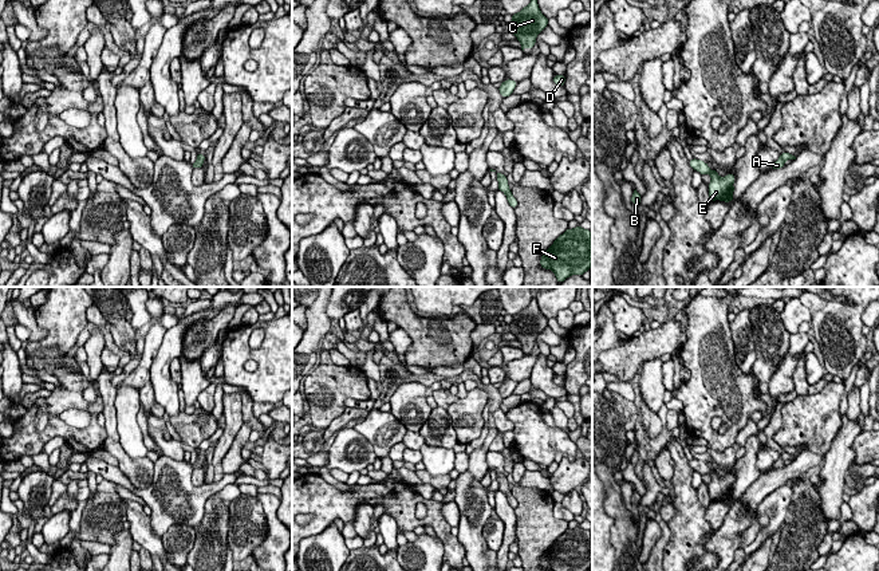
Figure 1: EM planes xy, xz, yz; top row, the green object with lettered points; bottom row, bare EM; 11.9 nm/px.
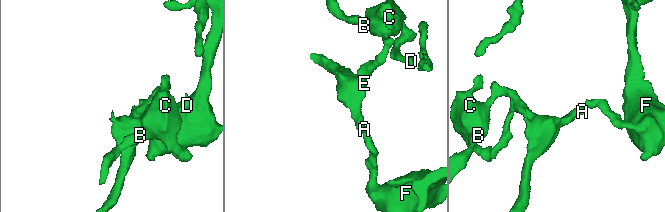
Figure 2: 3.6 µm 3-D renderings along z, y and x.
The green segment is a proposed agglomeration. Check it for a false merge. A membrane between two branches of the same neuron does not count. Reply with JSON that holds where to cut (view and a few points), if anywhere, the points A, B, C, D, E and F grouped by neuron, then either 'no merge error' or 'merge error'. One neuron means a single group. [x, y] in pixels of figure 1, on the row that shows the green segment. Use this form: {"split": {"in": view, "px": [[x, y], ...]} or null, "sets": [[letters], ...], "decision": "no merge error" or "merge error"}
{"split": null, "sets": [["A", "B", "C", "D", "E", "F"]], "decision": "no merge error"}

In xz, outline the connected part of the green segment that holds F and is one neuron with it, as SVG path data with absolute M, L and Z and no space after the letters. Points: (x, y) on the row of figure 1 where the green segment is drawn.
M582 227L567 229L543 253L540 265L551 269L557 283L564 281L571 275L583 275L592 267L591 231Z

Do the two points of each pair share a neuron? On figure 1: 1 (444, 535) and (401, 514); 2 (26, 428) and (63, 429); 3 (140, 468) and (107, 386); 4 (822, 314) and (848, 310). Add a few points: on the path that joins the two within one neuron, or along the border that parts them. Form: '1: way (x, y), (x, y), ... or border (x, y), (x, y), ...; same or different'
1: way (436, 524), (433, 522), (412, 522); same
2: way (35, 434), (47, 434), (54, 429); same
3: way (118, 453), (113, 447), (109, 408); same
4: way (828, 314), (842, 314); same

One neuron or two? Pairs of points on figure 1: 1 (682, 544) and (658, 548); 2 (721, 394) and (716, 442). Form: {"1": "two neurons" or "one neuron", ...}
{"1": "two neurons", "2": "one neuron"}

